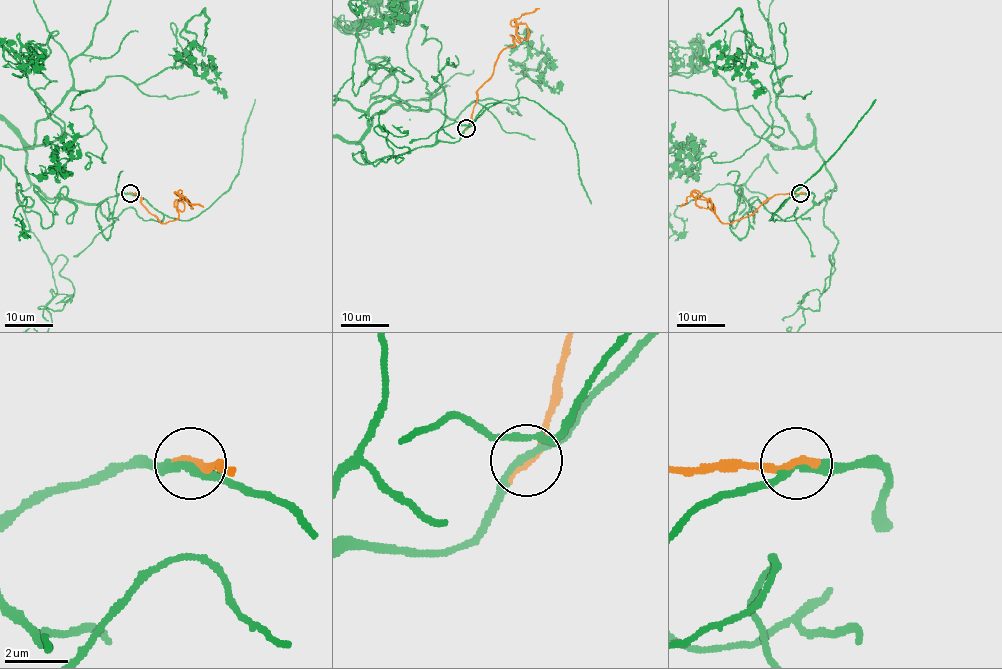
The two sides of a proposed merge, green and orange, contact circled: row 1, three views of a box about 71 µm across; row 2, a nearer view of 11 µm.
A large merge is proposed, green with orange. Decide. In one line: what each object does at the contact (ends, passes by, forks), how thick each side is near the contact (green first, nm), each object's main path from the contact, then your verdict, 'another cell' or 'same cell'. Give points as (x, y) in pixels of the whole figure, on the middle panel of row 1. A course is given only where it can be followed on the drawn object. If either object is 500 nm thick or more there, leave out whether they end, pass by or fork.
green passes by | orange ends | 200/280 nm | green via (467, 128), (362, 156), (391, 105), (516, 105), (524, 36), (540, 52) | orange via (467, 128), (476, 91), (491, 76), (498, 55), (515, 44), (516, 20), (539, 8) | same cell

